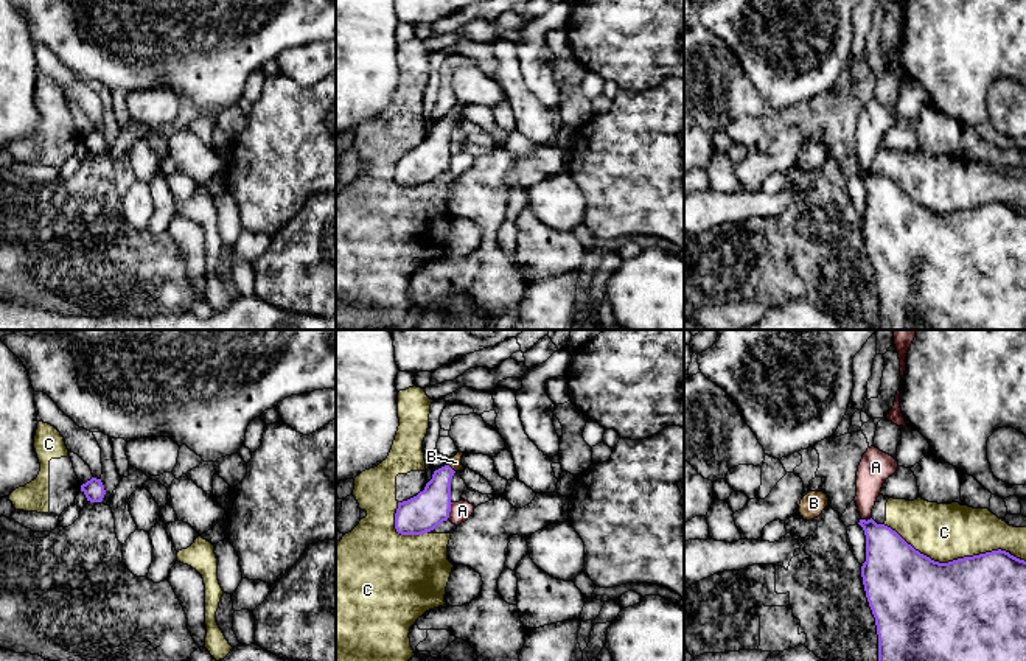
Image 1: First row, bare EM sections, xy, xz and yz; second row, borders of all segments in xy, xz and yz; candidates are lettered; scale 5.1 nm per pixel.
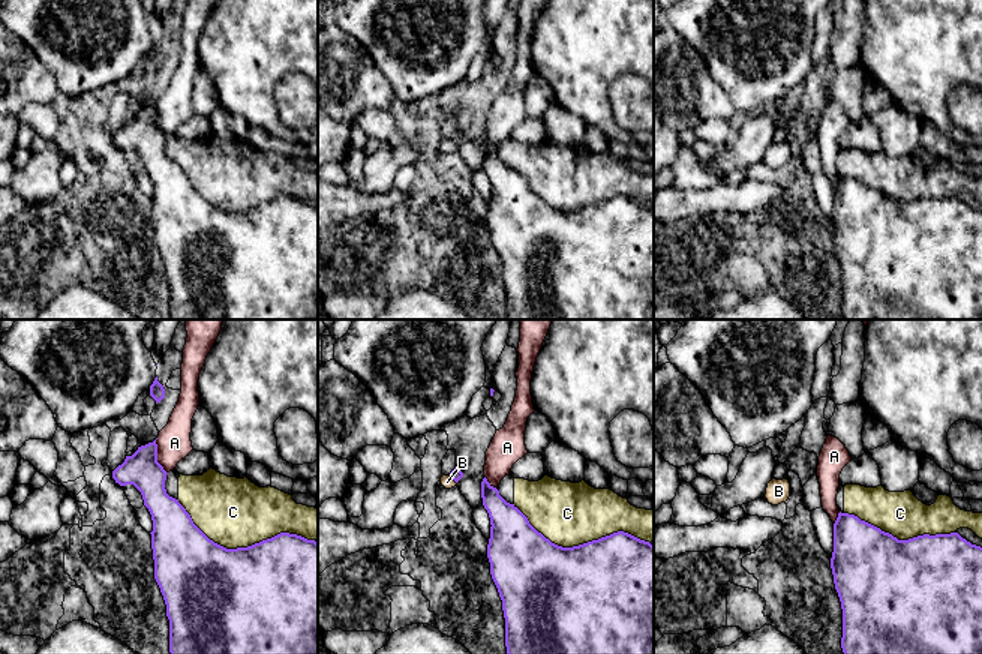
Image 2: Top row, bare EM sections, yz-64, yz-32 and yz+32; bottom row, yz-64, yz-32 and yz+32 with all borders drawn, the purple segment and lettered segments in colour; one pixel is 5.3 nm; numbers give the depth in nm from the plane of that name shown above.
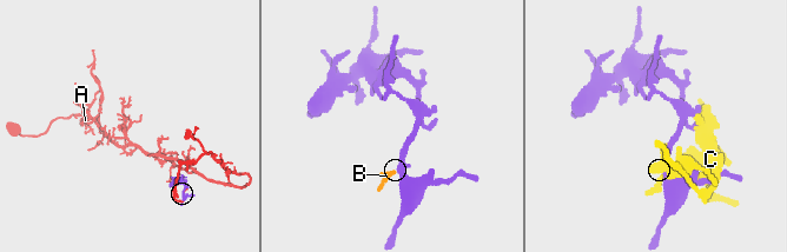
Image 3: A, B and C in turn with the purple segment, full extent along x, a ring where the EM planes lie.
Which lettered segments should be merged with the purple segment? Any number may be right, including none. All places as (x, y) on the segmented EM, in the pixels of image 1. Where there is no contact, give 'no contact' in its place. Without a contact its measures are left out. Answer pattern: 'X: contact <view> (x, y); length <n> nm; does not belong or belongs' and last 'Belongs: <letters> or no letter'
A: contact xz (450, 510); length 90 nm; does not belong
B: contact xz (451, 468); length 60 nm; belongs
C: contact yz (945, 563); length 650 nm; does not belong
Belongs: B

